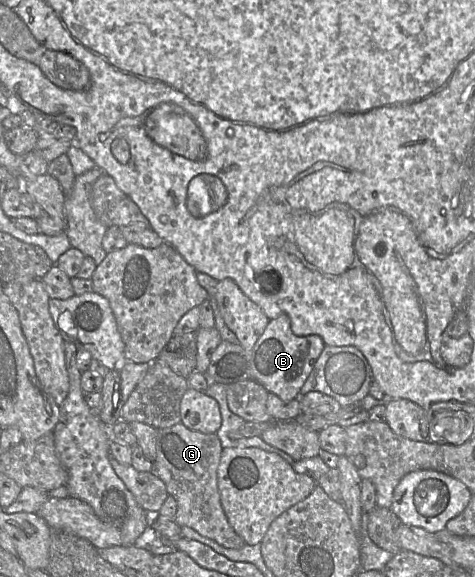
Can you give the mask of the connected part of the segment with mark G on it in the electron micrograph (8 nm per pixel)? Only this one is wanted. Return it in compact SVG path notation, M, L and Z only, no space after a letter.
M181 422L157 430L153 473L165 484L177 503L174 517L180 527L187 526L228 549L240 549L246 543L230 526L223 511L217 484L217 470L223 447L216 433L193 431Z

